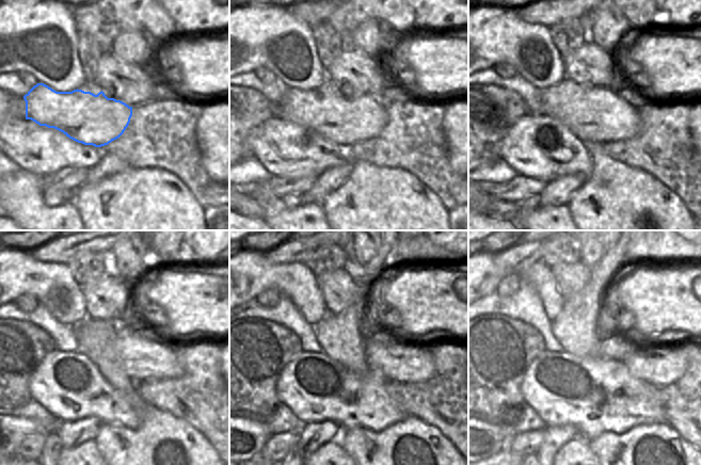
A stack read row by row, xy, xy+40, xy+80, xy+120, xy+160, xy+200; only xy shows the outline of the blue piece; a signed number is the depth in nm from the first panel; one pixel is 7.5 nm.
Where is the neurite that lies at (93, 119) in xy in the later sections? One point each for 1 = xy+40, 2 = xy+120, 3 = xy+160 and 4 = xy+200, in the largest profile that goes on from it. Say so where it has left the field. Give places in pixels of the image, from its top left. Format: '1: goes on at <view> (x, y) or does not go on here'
1: goes on at xy+40 (344, 121)
2: goes on at xy+120 (137, 359)
3: goes on at xy+160 (398, 362)
4: goes on at xy+200 (662, 365)

